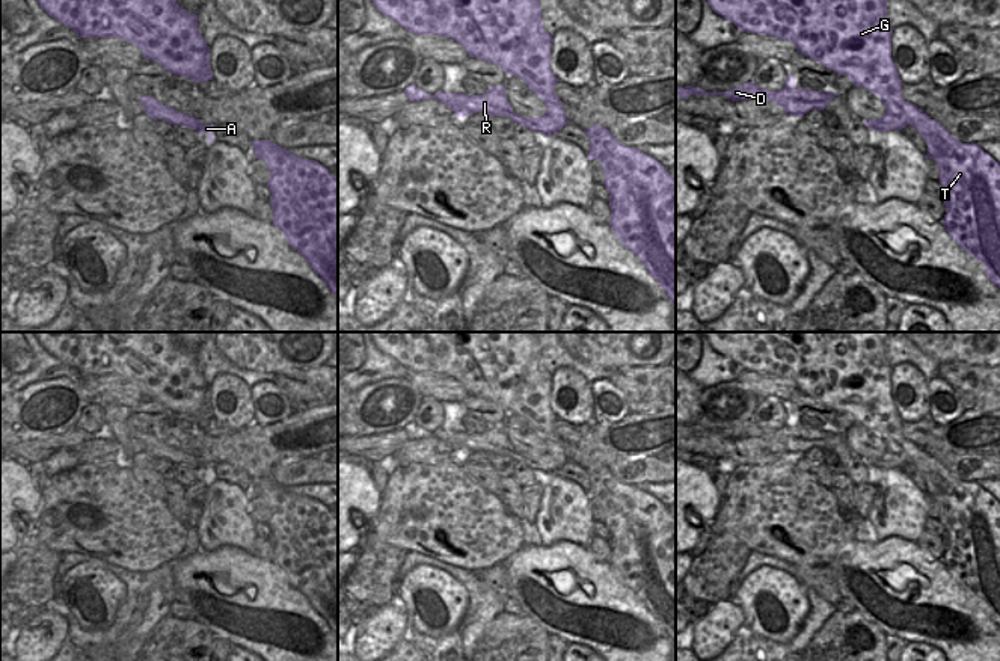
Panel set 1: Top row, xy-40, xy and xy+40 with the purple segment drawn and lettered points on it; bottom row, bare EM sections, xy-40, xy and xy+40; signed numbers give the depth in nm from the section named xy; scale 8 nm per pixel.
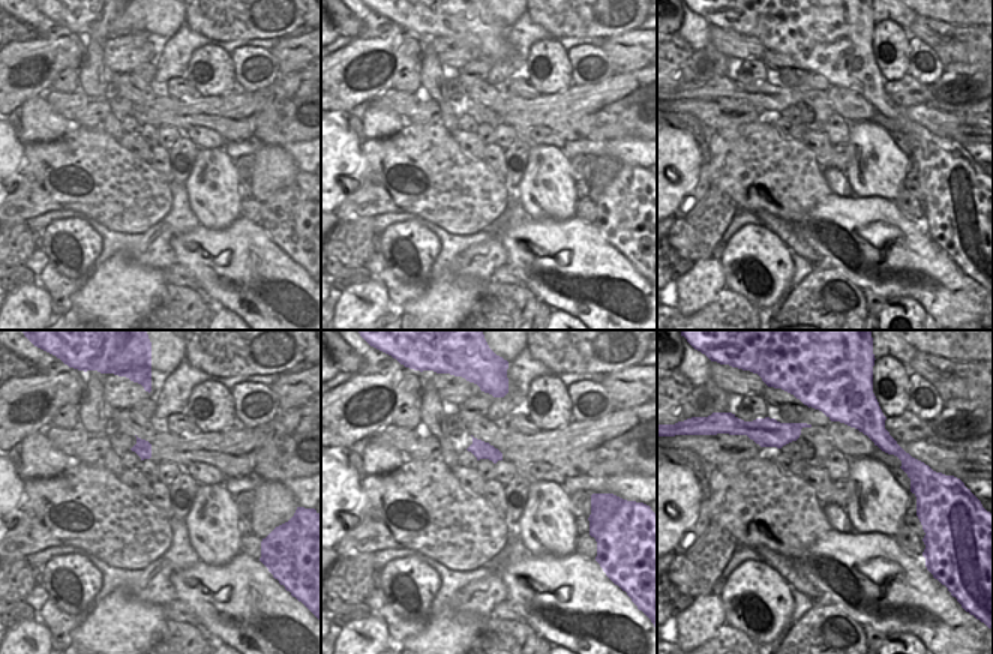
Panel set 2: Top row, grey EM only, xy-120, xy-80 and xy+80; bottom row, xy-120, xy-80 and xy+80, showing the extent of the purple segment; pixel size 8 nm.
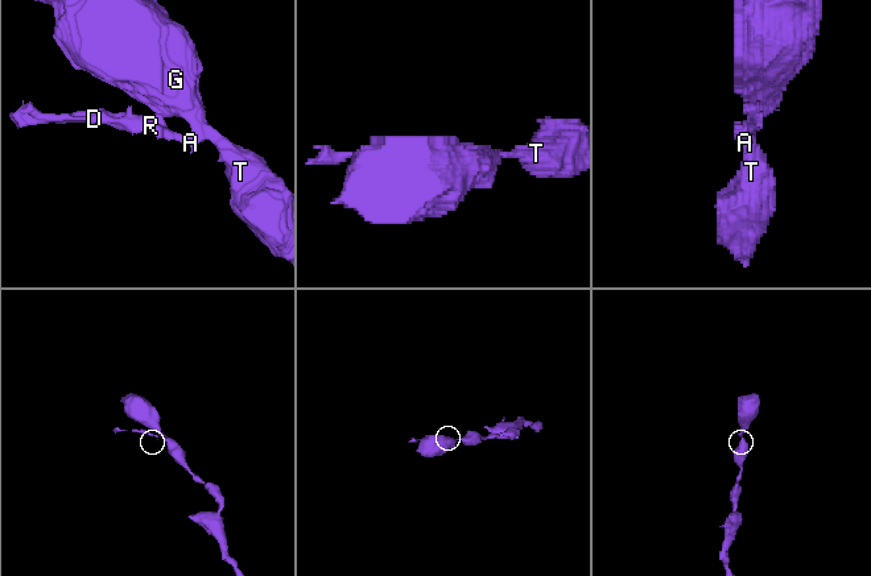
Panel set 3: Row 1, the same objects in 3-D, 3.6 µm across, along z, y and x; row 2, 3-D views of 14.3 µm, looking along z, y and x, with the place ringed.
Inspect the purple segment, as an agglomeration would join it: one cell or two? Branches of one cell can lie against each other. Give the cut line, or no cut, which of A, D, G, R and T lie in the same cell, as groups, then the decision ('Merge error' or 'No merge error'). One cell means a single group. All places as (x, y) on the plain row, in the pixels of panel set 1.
Split along xy (530, 456), (533, 459), (531, 467). Groups: A G T / D R. Merge error.

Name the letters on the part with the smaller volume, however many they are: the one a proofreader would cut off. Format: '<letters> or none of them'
D, R.

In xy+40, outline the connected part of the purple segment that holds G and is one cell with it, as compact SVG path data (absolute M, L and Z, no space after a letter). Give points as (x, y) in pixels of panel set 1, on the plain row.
M703 332L710 344L710 347L732 359L741 370L757 371L757 373L771 373L778 377L787 377L796 383L796 389L822 401L824 404L833 407L837 414L848 414L852 418L854 424L861 424L866 429L875 432L885 444L885 453L879 457L867 457L869 468L876 469L890 469L890 468L902 468L906 463L914 465L925 477L928 483L928 490L925 497L934 497L937 504L940 506L940 522L943 524L946 534L946 552L943 555L943 563L949 573L973 596L980 599L985 604L985 611L989 619L1000 626L1000 501L995 500L988 490L985 490L979 481L962 481L956 475L953 475L940 460L931 457L923 448L920 448L916 442L911 442L903 438L900 430L902 418L899 410L893 401L891 395L891 373L893 367L887 361L887 332Z

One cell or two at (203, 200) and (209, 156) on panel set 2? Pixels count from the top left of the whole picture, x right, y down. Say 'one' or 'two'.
one

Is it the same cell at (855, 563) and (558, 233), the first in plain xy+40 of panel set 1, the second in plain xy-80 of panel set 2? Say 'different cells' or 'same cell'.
same cell

